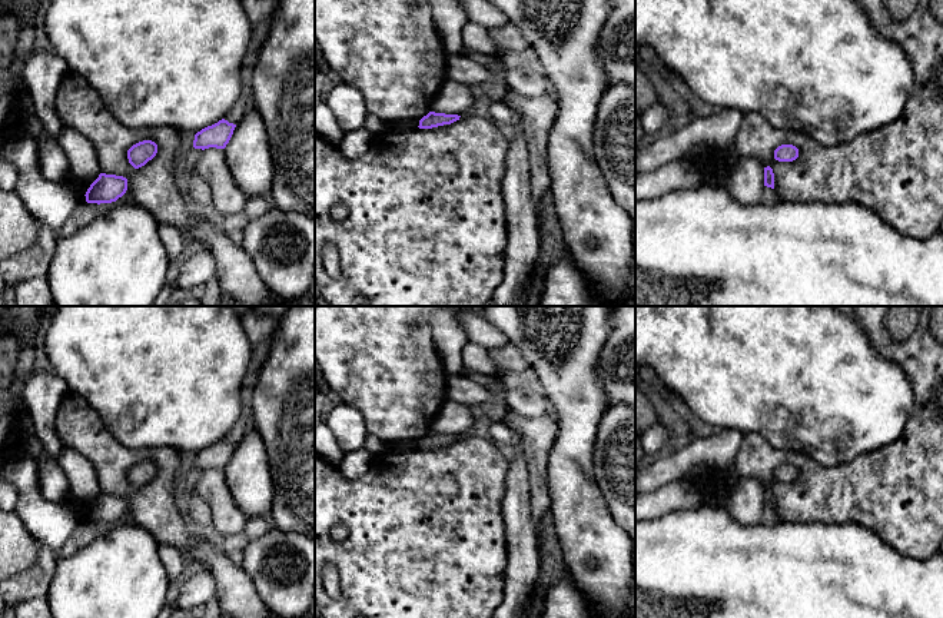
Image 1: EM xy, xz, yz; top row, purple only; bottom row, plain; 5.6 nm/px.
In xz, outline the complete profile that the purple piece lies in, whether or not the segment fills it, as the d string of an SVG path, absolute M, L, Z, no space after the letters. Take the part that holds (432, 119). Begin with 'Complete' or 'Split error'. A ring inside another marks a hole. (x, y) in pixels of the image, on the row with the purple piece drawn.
Complete. M429 112L426 116L424 116L419 120L419 129L432 129L444 124L451 124L456 120L459 120L461 116L458 114L445 114L445 113L435 113Z

